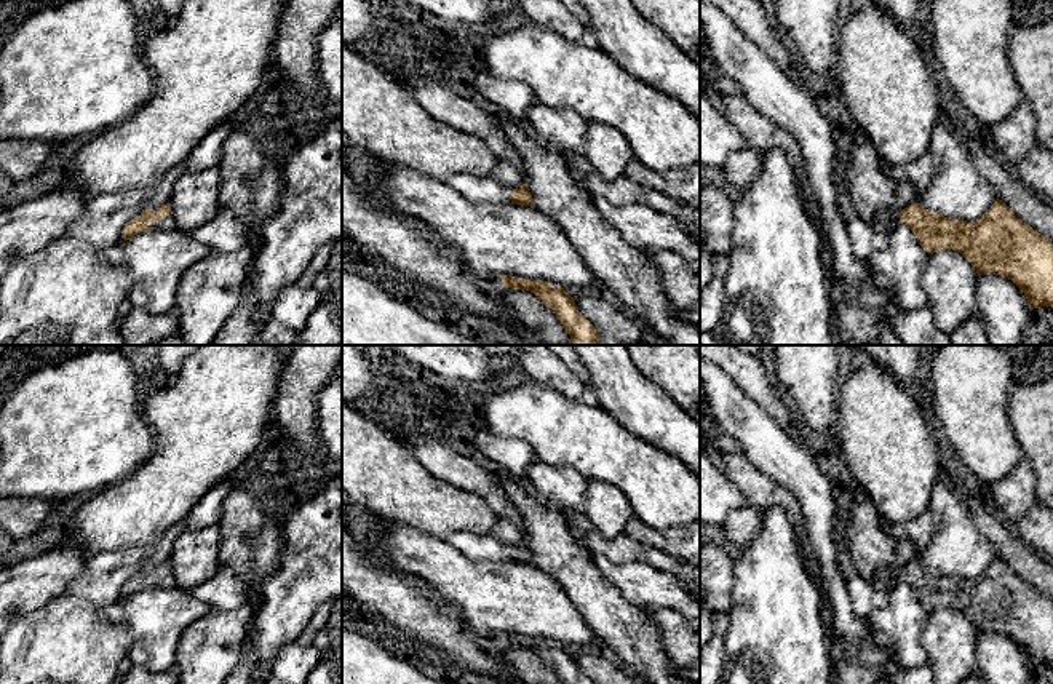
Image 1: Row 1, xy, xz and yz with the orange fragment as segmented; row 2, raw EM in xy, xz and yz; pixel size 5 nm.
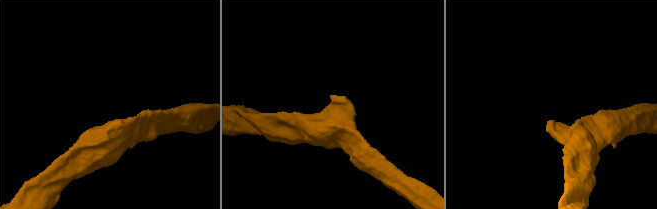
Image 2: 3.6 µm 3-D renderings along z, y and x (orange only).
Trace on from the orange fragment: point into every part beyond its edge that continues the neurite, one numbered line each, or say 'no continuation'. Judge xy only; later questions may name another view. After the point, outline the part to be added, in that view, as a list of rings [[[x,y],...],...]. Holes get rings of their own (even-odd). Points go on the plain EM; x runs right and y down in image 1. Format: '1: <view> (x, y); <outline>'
1: xy (166, 580); [[[169,572],[166,575],[163,575],[160,580],[152,580],[150,579],[147,590],[150,590],[150,588],[169,588],[173,585],[176,585],[174,574]]]

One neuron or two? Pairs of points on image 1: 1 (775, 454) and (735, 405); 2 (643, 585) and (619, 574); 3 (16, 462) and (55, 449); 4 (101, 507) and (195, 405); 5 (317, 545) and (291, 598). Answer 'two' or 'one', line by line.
1: one
2: one
3: one
4: one
5: one

